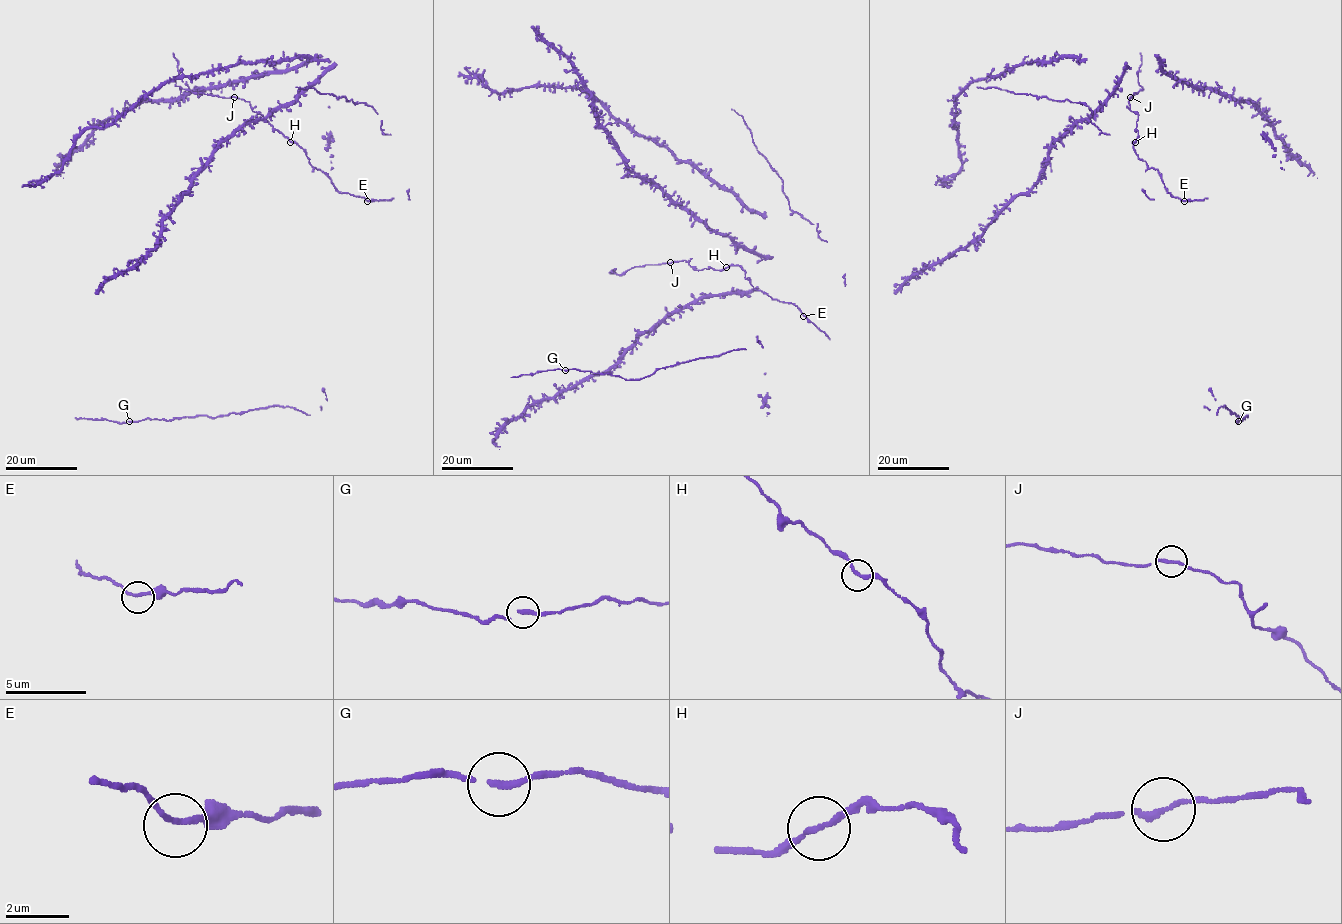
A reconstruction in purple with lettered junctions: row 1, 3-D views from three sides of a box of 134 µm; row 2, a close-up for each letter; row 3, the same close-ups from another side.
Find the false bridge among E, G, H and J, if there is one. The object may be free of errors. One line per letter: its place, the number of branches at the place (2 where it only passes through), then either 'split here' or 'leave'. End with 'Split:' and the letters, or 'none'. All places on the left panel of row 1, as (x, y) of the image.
E: place (367, 201); branches 2; leave
G: place (129, 421); branches 2; leave
H: place (290, 142); branches 2; leave
J: place (234, 97); branches 2; leave
Split: none

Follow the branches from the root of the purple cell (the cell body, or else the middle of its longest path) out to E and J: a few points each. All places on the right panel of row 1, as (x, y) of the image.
E: (1138, 136), (1133, 147), (1135, 154), (1149, 168), (1158, 171), (1171, 196), (1184, 201)
J: (1138, 136), (1138, 114), (1130, 109), (1131, 97)

